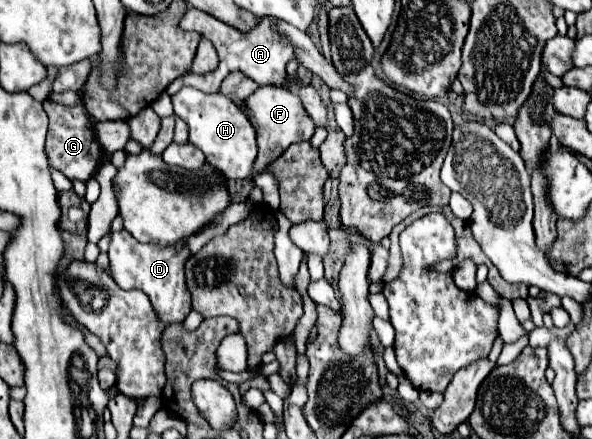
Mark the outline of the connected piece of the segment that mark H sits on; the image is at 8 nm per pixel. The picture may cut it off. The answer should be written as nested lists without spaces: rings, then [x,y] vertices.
[[[182,87],[174,97],[174,113],[182,117],[188,123],[190,129],[190,141],[202,149],[206,155],[206,161],[210,161],[216,169],[220,169],[226,179],[248,179],[254,171],[254,161],[258,155],[256,147],[256,133],[250,125],[248,117],[224,95],[214,93],[202,93],[192,87]]]

